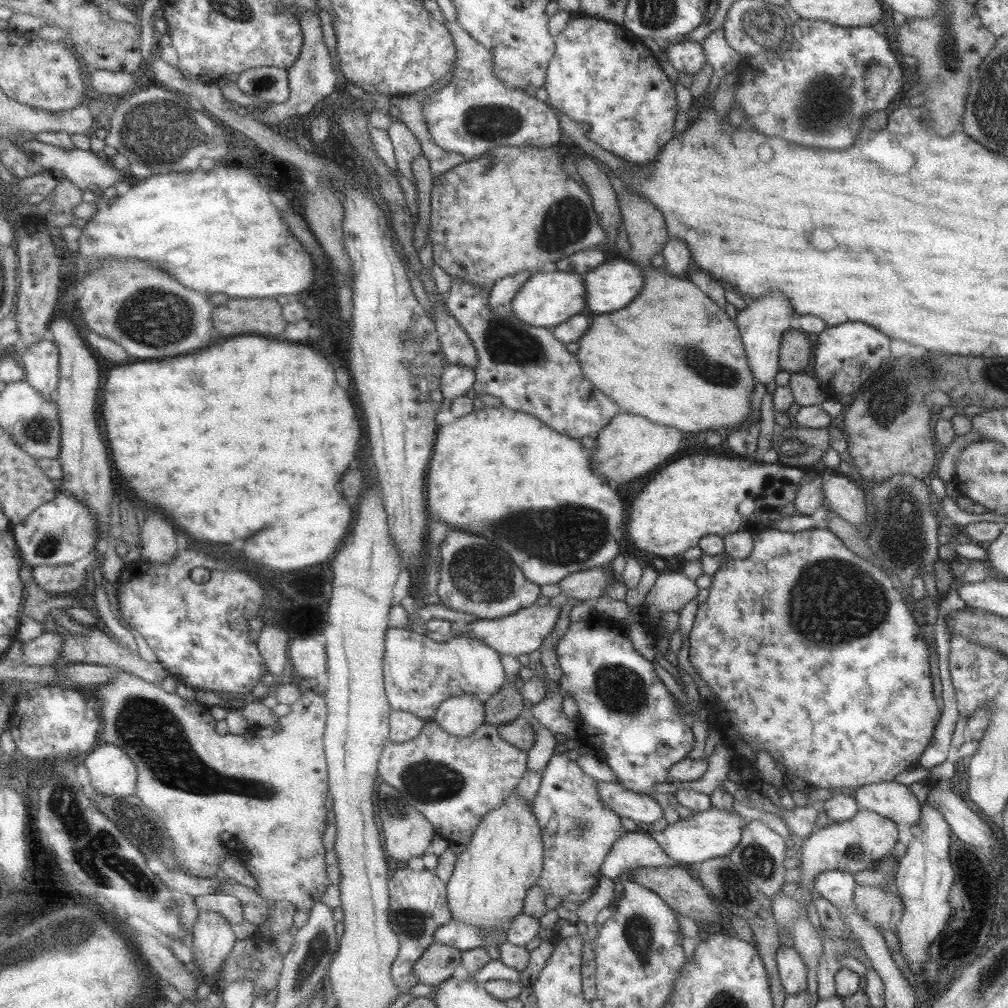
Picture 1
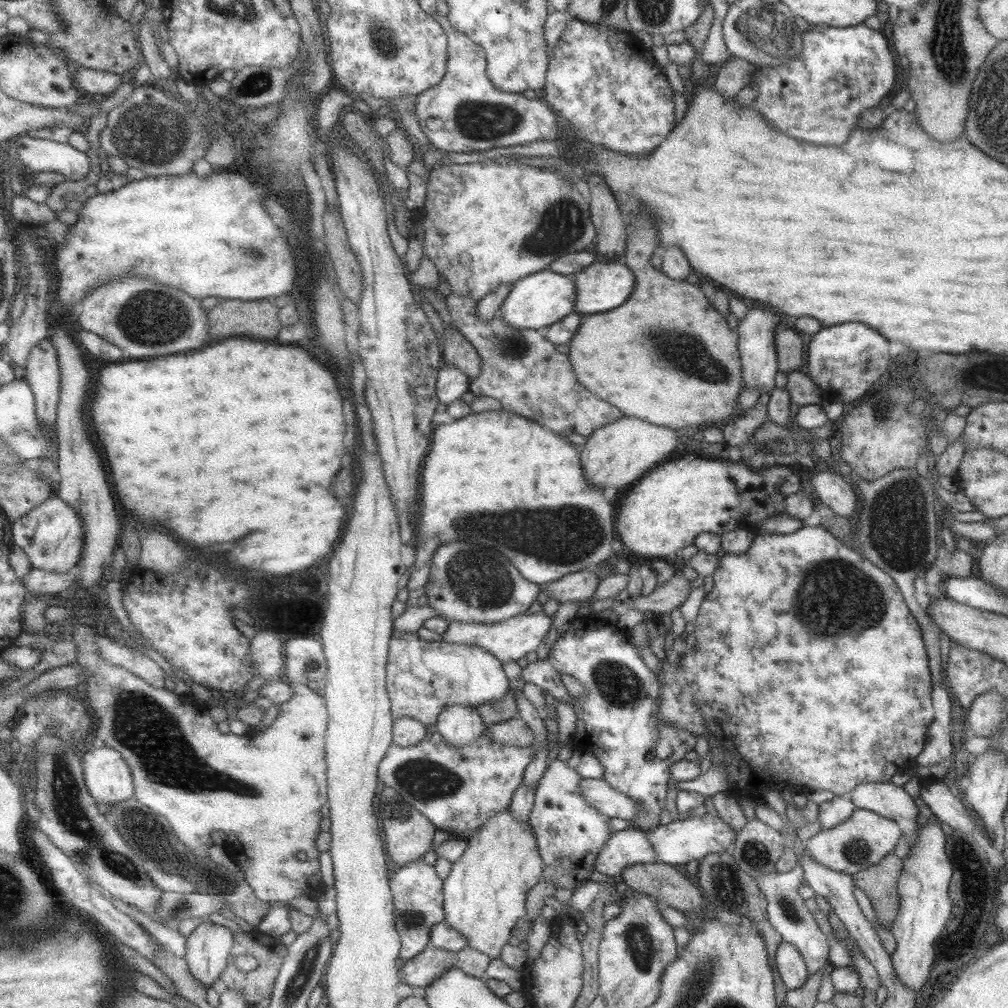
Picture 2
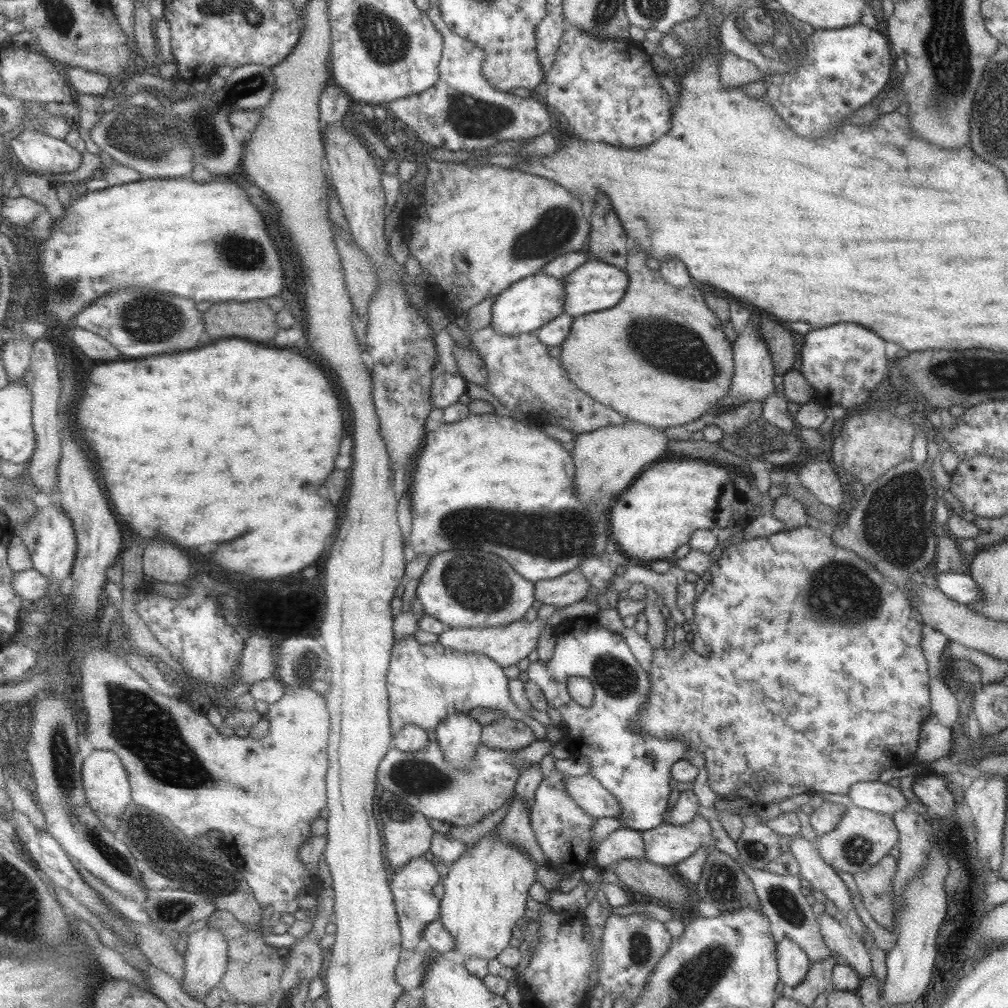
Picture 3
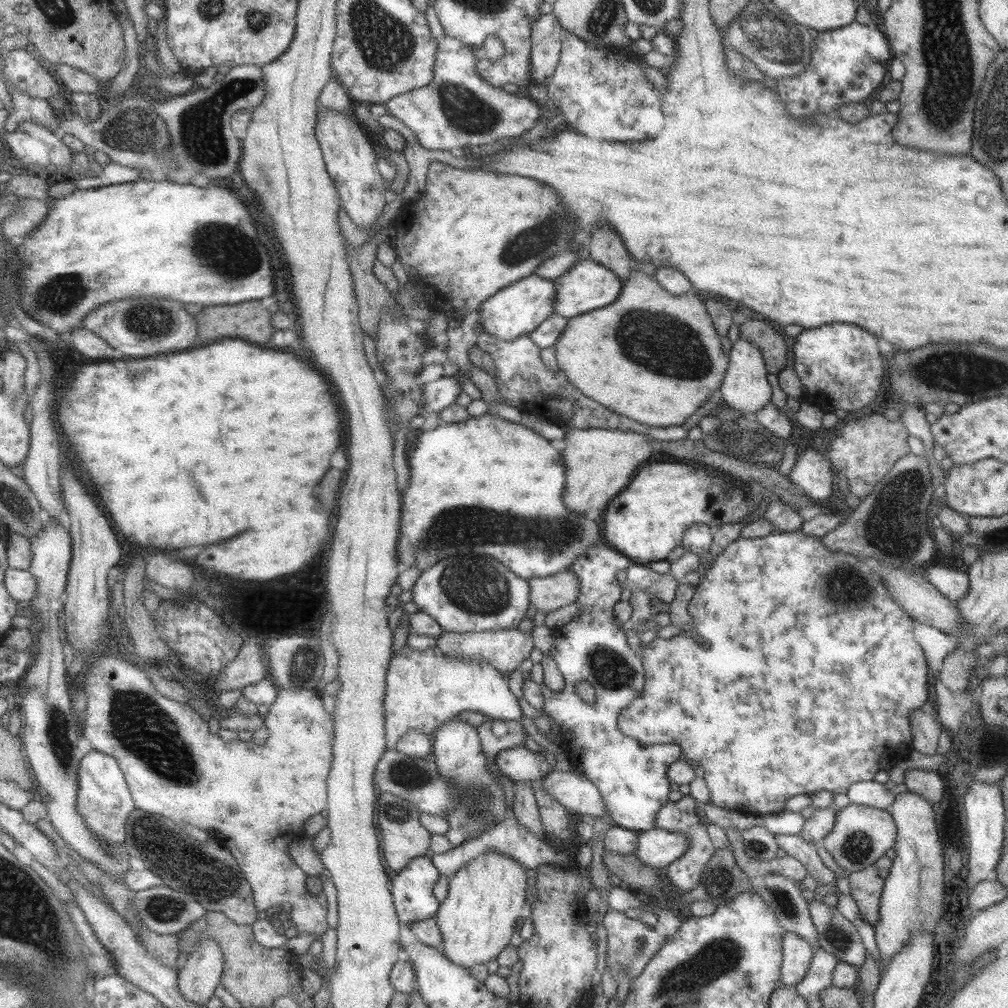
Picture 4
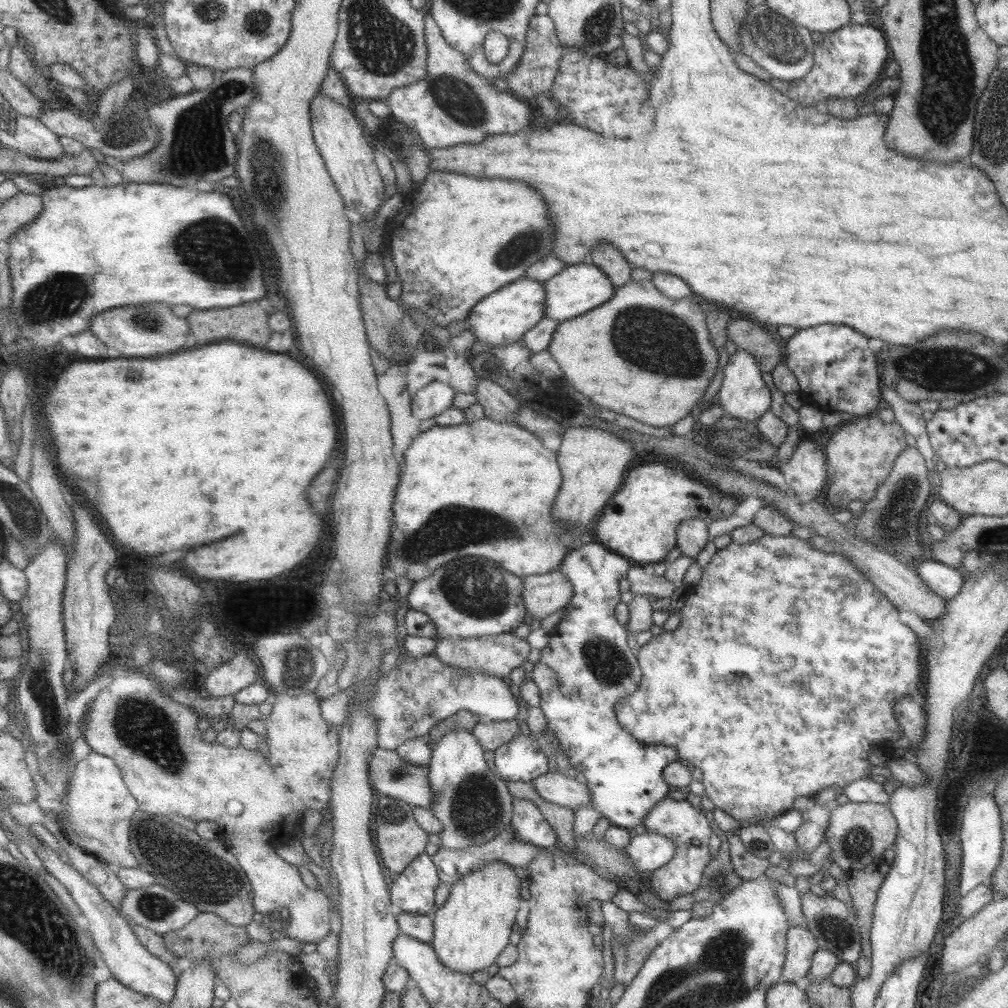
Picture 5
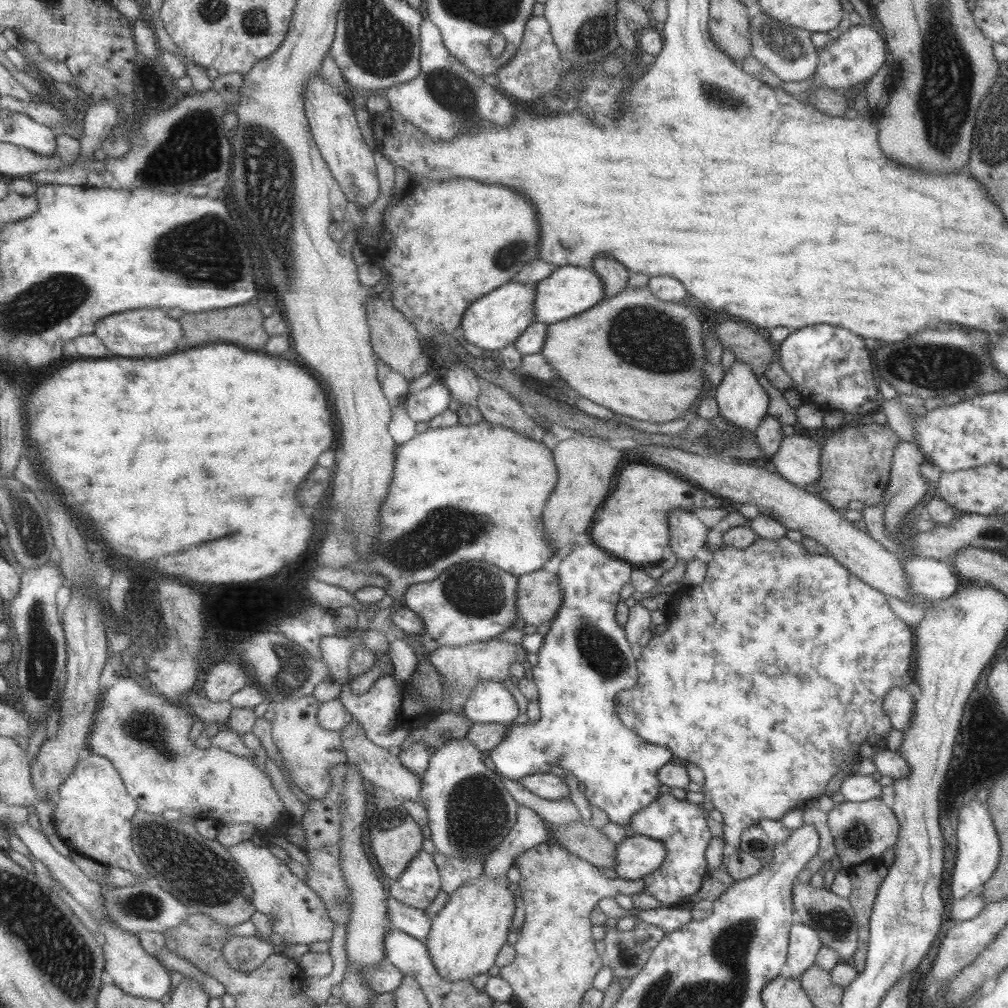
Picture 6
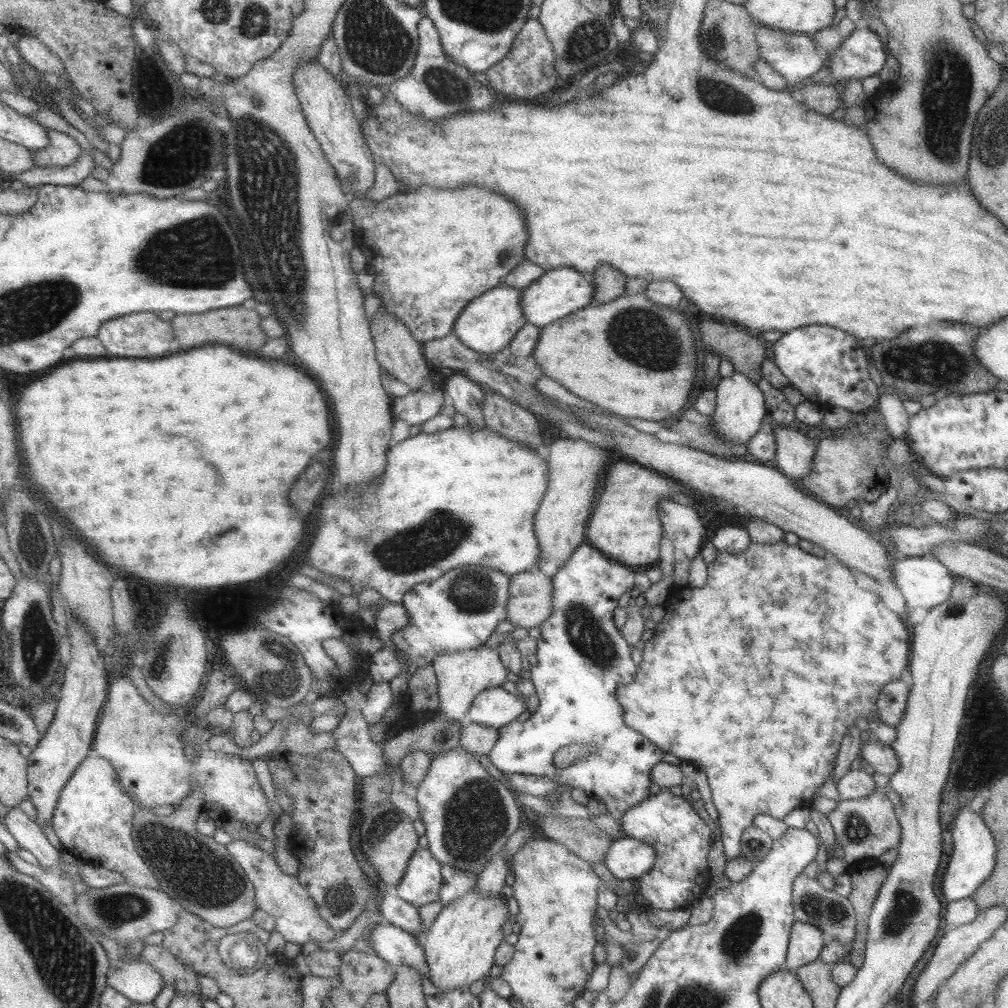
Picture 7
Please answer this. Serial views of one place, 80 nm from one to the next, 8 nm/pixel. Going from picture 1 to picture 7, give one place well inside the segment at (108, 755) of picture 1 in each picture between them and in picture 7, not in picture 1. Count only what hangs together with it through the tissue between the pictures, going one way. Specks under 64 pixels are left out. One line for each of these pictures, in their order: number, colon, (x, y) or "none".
2: (109, 778)
3: (107, 782)
4: (105, 801)
5: (100, 807)
6: (95, 812)
7: (94, 819)

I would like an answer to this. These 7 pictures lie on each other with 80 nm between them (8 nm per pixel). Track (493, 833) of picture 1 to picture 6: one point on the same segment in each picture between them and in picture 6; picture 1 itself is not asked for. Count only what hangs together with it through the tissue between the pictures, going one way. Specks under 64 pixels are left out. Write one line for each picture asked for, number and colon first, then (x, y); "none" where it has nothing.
2: (485, 891)
3: (485, 890)
4: (478, 917)
5: (473, 927)
6: (467, 934)

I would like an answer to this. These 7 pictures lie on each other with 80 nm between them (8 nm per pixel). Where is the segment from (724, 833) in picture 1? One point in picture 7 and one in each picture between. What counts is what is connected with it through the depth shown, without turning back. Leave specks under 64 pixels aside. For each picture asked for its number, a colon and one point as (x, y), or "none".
2: (681, 840)
3: (666, 844)
4: (656, 848)
5: (647, 851)
6: (636, 856)
7: (626, 858)

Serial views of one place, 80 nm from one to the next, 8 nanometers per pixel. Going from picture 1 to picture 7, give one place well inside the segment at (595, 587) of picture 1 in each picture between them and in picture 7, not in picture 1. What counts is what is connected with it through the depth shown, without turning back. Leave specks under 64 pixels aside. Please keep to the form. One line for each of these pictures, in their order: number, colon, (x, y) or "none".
2: (577, 586)
3: (563, 590)
4: (549, 593)
5: (549, 592)
6: (539, 594)
7: (532, 594)

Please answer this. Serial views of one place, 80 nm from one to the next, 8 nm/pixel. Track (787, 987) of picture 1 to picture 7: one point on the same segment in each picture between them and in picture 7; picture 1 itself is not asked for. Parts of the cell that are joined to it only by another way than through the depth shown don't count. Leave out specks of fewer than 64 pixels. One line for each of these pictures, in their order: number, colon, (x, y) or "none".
2: (788, 962)
3: (792, 965)
4: (796, 954)
5: (800, 945)
6: (803, 944)
7: (805, 942)

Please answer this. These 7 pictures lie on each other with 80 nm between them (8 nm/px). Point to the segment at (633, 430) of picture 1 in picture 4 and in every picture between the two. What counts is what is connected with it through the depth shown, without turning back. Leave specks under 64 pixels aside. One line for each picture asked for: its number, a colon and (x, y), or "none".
2: (614, 455)
3: (607, 460)
4: (599, 463)

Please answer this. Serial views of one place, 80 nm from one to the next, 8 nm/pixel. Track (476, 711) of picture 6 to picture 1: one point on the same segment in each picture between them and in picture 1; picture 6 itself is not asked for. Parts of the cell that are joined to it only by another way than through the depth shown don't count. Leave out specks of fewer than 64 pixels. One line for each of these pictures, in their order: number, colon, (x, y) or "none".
1: (421, 674)
2: (425, 677)
3: (427, 683)
4: (425, 688)
5: (414, 696)

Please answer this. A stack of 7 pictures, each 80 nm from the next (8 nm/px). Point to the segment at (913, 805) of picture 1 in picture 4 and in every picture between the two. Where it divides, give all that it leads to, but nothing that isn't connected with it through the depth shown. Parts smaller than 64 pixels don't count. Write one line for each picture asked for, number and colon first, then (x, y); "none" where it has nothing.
2: (883, 798)
3: (875, 796)
4: (869, 792)

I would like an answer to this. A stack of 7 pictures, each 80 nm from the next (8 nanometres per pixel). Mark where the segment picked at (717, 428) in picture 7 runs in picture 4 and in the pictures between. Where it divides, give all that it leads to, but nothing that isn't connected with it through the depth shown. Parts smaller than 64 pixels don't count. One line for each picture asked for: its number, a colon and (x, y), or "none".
4: (744, 388)
5: (743, 395)
6: (741, 401)

